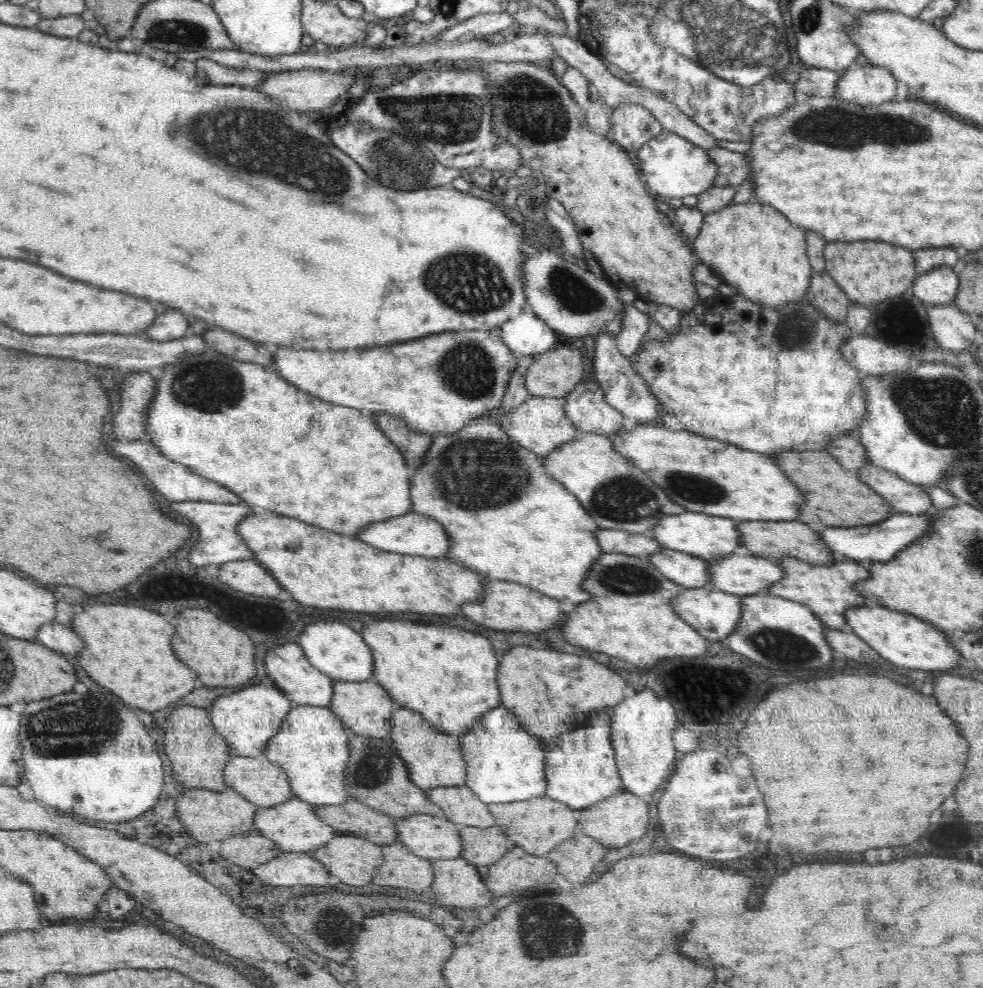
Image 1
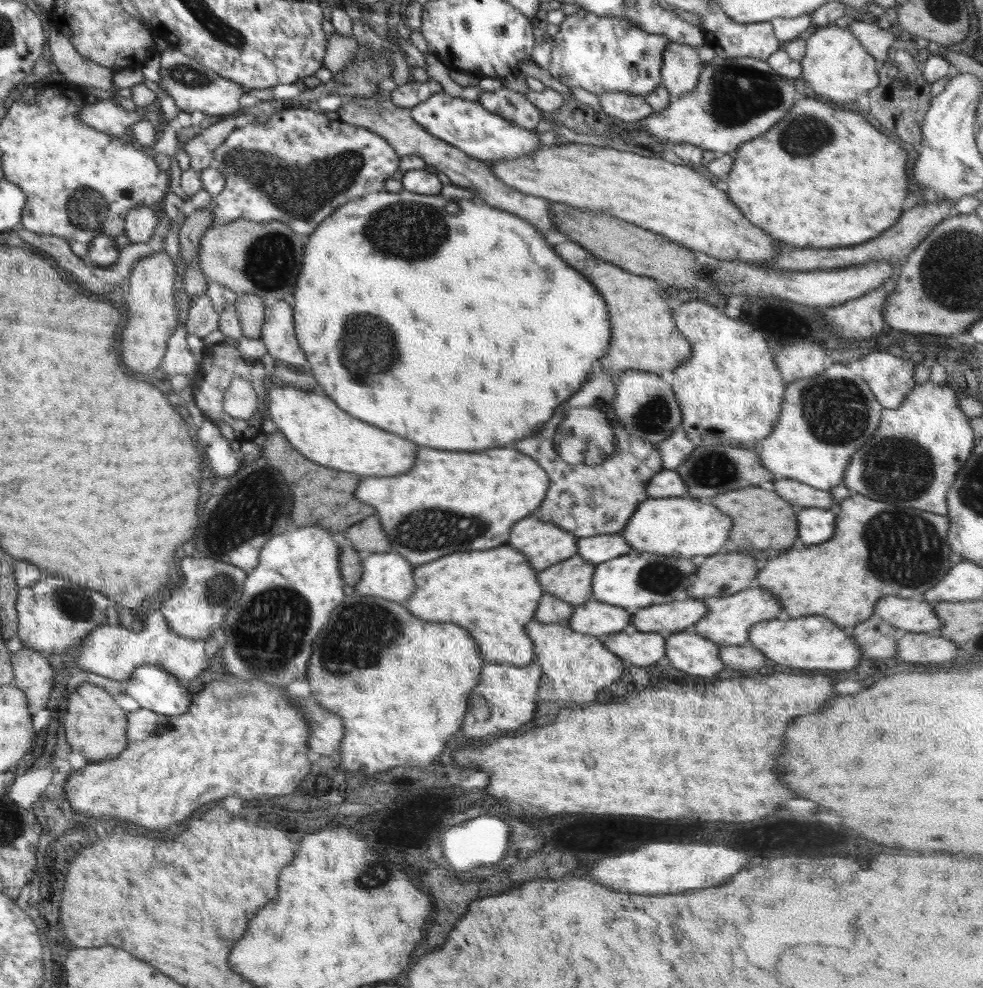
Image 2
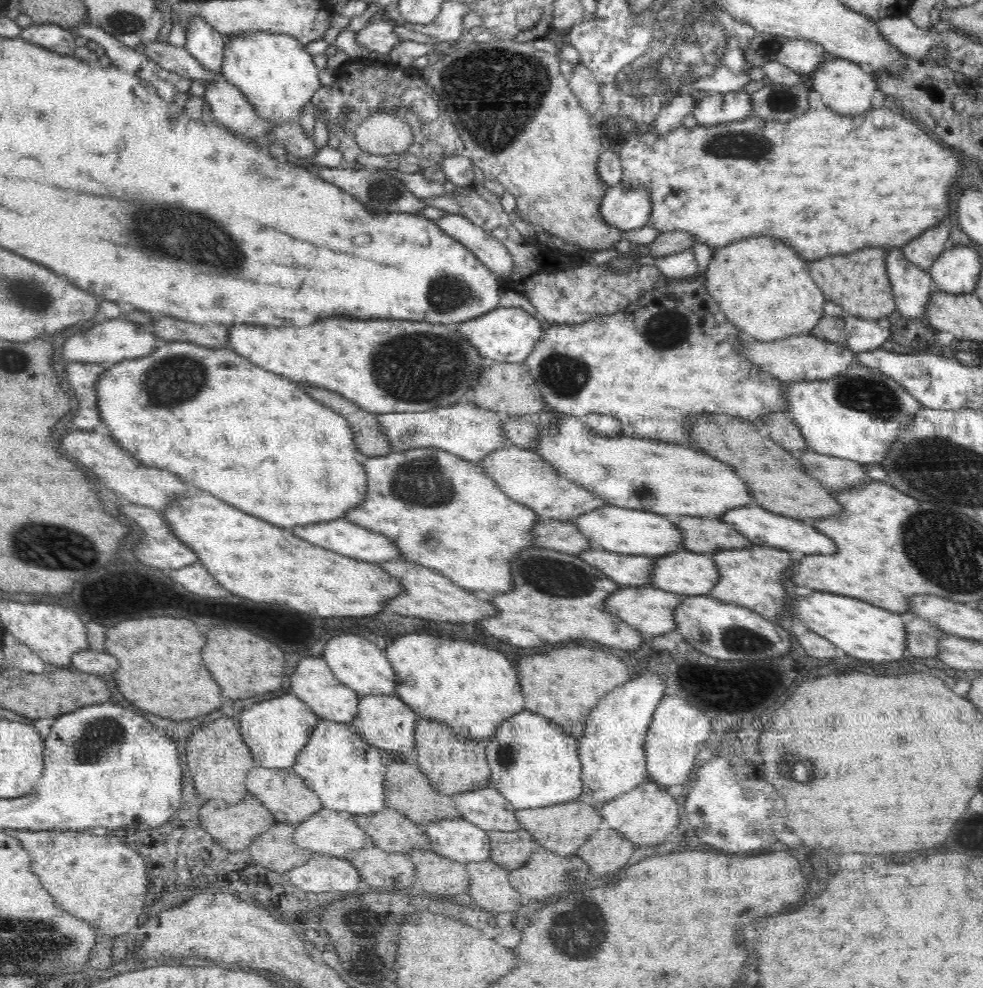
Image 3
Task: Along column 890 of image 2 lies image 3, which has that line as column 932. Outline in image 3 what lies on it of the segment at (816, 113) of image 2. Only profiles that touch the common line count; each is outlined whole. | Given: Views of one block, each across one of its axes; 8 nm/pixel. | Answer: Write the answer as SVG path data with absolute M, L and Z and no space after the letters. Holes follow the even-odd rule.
M887 104L878 110L870 109L865 113L864 124L858 124L860 116L840 116L838 112L826 107L825 110L809 109L802 115L796 116L790 122L772 122L765 118L757 118L748 116L741 121L726 122L721 125L700 126L696 125L690 129L683 125L677 126L666 134L658 134L656 137L654 131L640 134L639 136L631 135L627 142L620 146L620 157L622 165L622 186L639 186L639 188L647 188L647 192L651 196L652 216L647 222L652 228L656 228L658 232L672 232L681 230L689 232L690 236L696 238L696 242L706 244L713 249L724 248L730 242L738 242L742 238L752 238L752 236L772 236L778 238L782 242L786 242L790 248L798 250L800 258L806 260L818 260L822 256L828 254L848 254L848 252L856 252L860 248L866 246L896 246L901 247L916 238L918 234L922 234L924 230L936 226L936 224L948 222L950 215L948 214L948 204L950 204L950 192L944 186L950 186L950 182L954 182L960 174L960 162L956 160L956 156L950 152L950 148L940 146L938 142L930 140L930 136L926 136L922 132L922 127L902 116L896 116L892 112L892 106ZM880 112L884 112L884 122L876 120L880 116ZM948 214L948 216L946 216Z

